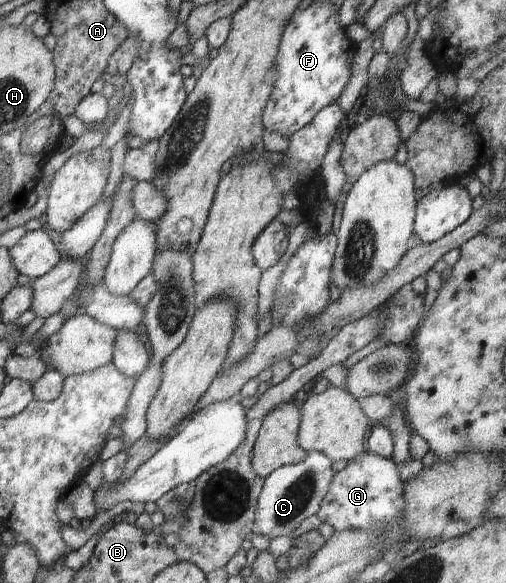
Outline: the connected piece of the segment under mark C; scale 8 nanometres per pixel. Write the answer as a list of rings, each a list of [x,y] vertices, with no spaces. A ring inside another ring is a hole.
[[[319,451],[308,452],[307,459],[301,463],[279,467],[265,479],[255,510],[253,532],[267,537],[269,541],[283,535],[293,536],[298,527],[311,515],[317,515],[323,497],[327,495],[331,481],[335,477],[333,461]]]

